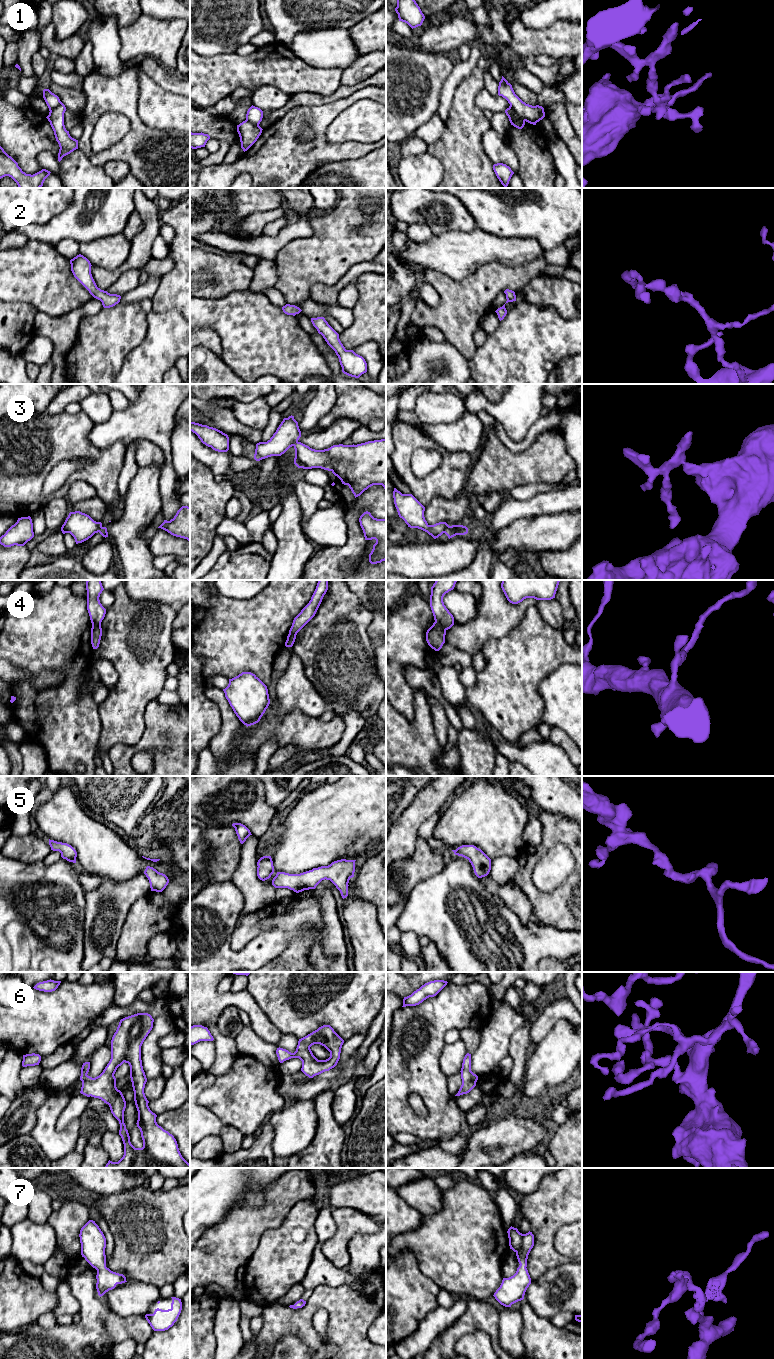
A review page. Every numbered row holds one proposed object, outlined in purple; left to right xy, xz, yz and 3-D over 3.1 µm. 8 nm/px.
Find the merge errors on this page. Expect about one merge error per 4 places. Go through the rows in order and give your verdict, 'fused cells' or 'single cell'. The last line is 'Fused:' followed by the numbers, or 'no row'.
1: fused cells
2: single cell
3: fused cells
4: fused cells
5: single cell
6: single cell
7: single cell
Fused: 1, 3, 4

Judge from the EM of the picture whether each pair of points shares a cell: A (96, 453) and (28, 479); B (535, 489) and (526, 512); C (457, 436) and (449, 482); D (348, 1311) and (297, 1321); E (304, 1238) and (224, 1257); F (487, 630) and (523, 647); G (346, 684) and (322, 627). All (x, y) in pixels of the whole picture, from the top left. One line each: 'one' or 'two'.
A: one
B: two
C: two
D: one
E: two
F: two
G: one

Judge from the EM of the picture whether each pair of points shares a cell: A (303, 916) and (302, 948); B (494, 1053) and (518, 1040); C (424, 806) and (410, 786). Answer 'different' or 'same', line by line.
A: same
B: different
C: different

